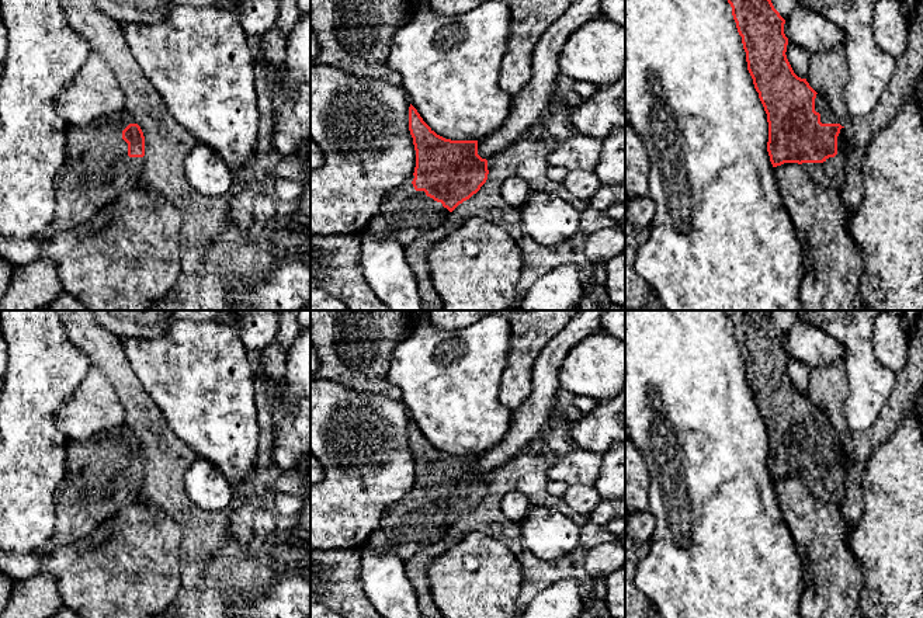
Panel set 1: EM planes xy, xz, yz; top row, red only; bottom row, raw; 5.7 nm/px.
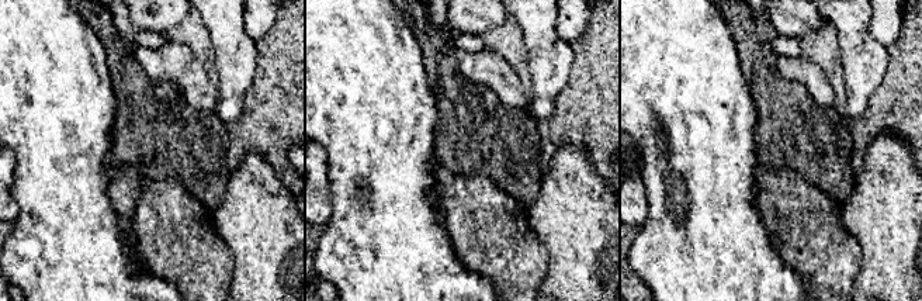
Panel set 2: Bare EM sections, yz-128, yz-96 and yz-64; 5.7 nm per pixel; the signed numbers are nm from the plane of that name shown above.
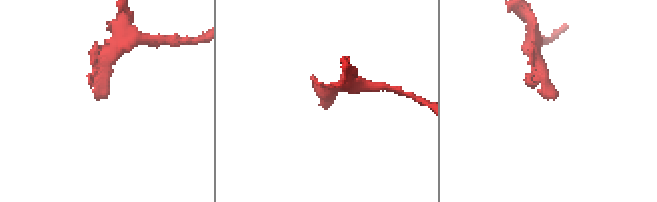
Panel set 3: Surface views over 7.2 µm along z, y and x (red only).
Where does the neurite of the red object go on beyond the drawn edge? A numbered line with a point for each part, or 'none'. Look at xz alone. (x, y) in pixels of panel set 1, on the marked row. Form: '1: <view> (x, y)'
1: xz (405, 214)

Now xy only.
1: xy (97, 170)

